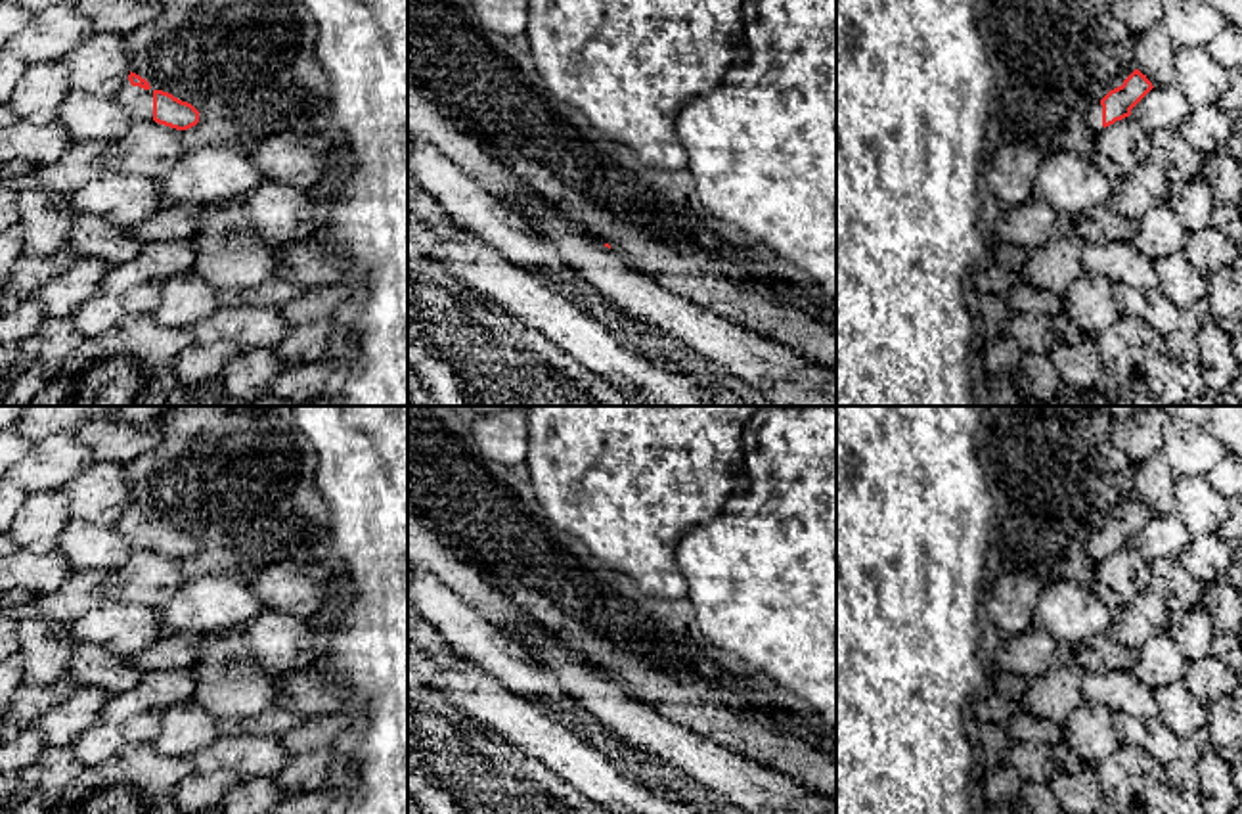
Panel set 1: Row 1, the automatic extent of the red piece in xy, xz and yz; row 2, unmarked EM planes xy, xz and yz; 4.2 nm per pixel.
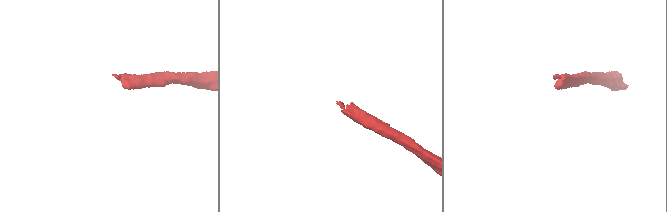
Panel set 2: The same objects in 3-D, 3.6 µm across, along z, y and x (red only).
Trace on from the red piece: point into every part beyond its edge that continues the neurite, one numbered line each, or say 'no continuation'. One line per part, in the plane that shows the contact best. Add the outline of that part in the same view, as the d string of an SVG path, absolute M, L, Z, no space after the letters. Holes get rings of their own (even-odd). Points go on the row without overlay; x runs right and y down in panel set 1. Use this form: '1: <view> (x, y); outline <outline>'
1: xy (136, 531); outline M126 506L113 527L121 532L126 550L153 550L153 517L132 515Z

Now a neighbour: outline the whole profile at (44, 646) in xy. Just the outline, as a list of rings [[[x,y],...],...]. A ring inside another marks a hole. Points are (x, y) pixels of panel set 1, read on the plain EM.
[[[44,619],[17,621],[15,638],[23,659],[23,684],[50,686],[67,678],[71,655],[78,645],[67,624]]]

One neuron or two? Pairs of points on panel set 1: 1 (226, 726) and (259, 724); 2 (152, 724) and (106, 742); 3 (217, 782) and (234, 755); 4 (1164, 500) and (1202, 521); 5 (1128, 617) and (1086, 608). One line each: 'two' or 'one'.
1: one
2: one
3: two
4: two
5: two

